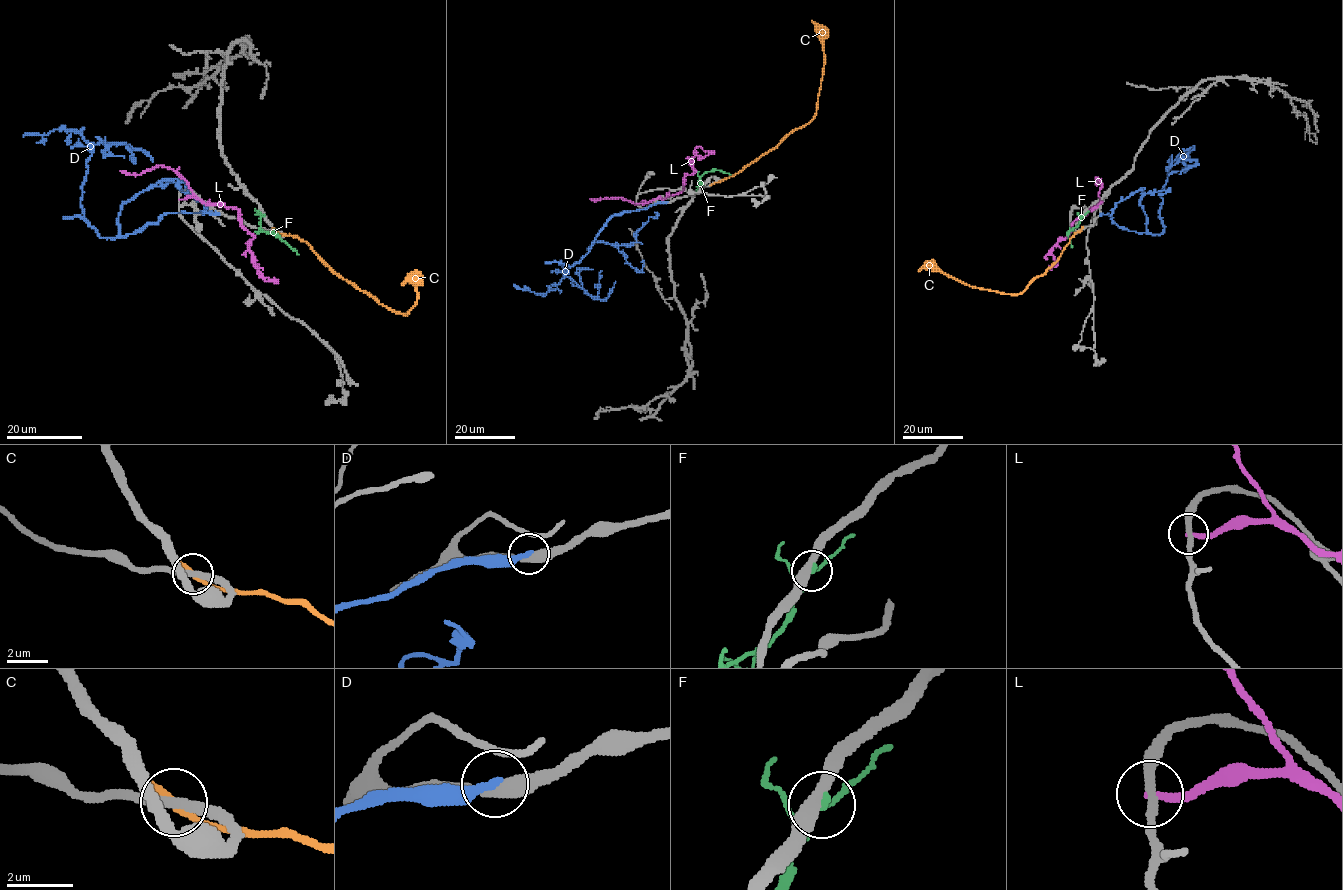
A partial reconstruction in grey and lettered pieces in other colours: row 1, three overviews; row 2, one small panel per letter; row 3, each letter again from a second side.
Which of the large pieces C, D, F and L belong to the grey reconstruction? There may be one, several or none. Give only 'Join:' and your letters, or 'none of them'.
Join: none of them

